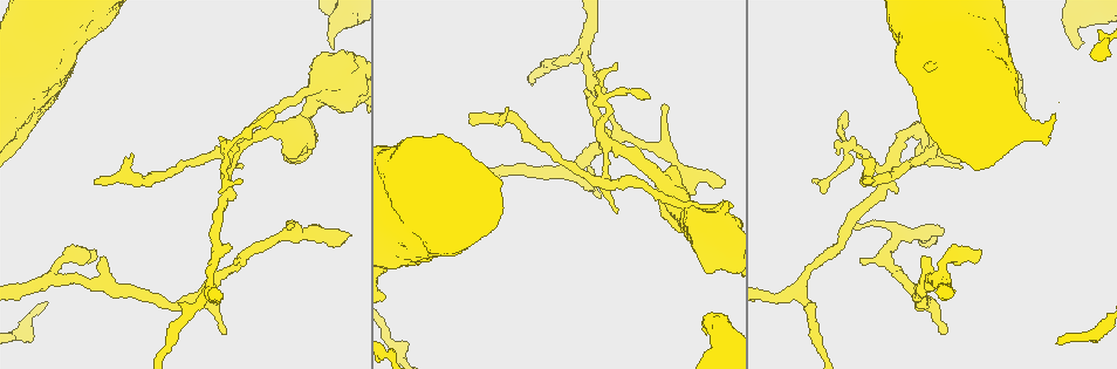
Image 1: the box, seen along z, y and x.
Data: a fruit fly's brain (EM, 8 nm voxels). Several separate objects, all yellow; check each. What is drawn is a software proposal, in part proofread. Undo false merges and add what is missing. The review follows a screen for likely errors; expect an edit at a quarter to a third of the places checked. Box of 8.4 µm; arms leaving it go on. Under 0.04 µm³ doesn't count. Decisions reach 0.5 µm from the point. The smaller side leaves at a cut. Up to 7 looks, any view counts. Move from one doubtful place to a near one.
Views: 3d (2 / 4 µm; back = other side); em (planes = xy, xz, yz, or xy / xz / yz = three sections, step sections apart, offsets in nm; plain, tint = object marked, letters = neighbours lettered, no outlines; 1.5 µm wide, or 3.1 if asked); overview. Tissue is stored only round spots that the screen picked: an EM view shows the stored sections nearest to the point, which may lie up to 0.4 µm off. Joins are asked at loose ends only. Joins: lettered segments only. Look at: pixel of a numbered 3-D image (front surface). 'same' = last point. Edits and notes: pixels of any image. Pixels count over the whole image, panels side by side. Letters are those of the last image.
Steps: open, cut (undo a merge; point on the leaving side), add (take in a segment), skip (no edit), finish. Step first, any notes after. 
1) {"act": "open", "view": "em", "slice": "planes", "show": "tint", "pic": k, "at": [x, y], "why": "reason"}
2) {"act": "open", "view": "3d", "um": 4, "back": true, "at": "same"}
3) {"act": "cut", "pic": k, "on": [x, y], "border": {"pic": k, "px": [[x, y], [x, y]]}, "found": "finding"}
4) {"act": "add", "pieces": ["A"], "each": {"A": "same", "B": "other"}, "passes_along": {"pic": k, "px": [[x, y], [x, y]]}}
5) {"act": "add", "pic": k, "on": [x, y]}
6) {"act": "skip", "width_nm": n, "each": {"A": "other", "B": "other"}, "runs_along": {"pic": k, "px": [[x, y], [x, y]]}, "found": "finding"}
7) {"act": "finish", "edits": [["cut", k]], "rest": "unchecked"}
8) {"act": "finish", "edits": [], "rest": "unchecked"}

{"act": "open", "view": "em", "slice": "planes", "show": "letters", "pic": 1, "at": [703, 330], "why": "free end"}

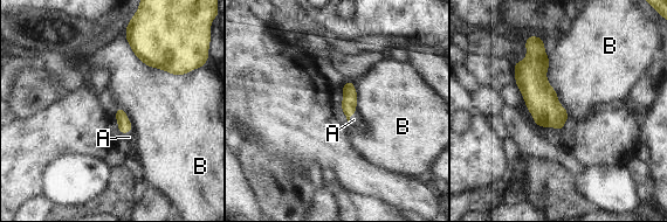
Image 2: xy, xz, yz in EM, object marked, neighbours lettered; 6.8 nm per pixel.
{"act": "add", "pieces": ["A"], "each": {"A": "same", "B": "other"}, "found": "it goes on there"}

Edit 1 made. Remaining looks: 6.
{"act": "open", "view": "3d", "um": 2, "pic": 1, "at": [229, 148], "why": "abrupt turn"}

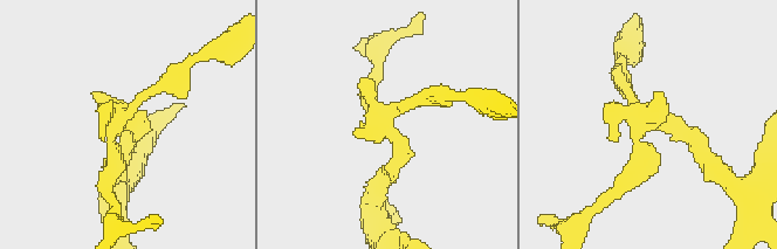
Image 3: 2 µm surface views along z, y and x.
{"act": "open", "view": "em", "slice": "xy", "step": 8, "show": "letters", "pic": 3, "at": [656, 120]}

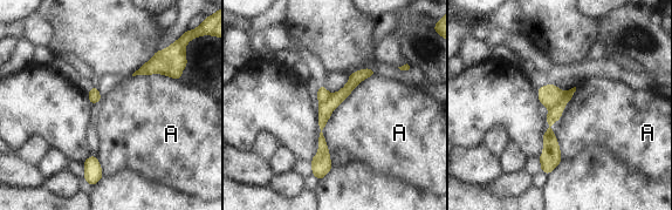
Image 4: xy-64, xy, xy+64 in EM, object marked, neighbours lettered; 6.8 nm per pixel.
{"act": "open", "view": "em", "slice": "planes", "show": "letters", "at": "same"}

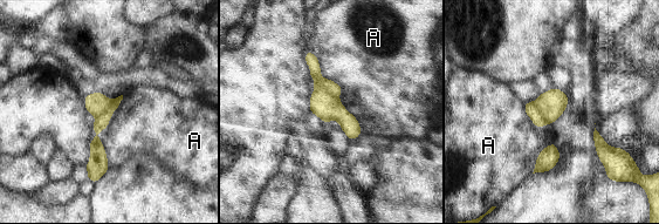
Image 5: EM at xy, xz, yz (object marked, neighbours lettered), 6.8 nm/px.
{"act": "cut", "pic": 5, "on": [329, 86], "each": {"A": "other"}, "part_leaving": {"pic": 5, "px": [[116, 102], [96, 129], [94, 178]]}, "found": "two neurons meet here"}

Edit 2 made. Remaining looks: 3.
{"act": "finish", "edits": [["add", 2], ["cut", 5]], "rest": "unchecked"}

